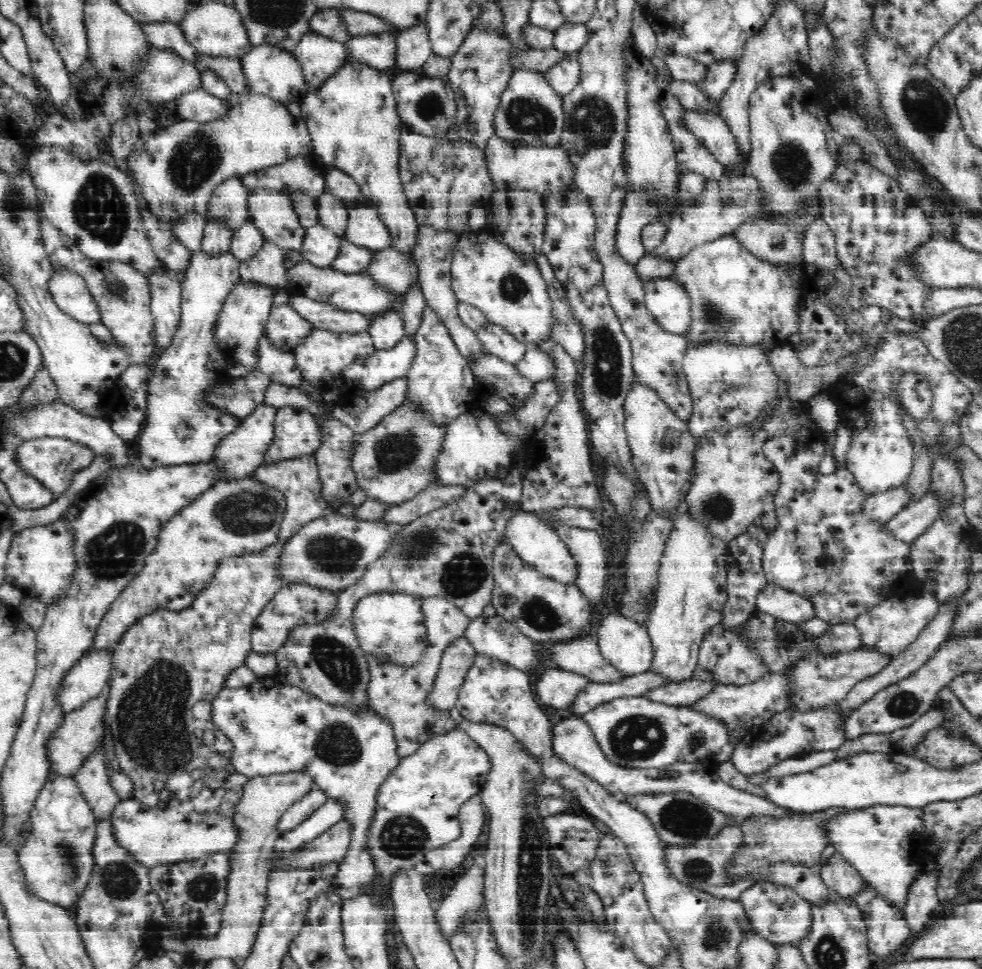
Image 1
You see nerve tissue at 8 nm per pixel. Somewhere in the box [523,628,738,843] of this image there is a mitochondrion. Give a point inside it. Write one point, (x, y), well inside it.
(638, 737)

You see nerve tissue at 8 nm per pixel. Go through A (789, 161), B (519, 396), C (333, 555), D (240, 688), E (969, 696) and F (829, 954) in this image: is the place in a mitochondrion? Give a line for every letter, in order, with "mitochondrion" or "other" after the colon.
A: mitochondrion
B: other
C: mitochondrion
D: other
E: other
F: mitochondrion

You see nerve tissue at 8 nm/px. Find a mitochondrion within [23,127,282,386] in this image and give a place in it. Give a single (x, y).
(99, 209)

